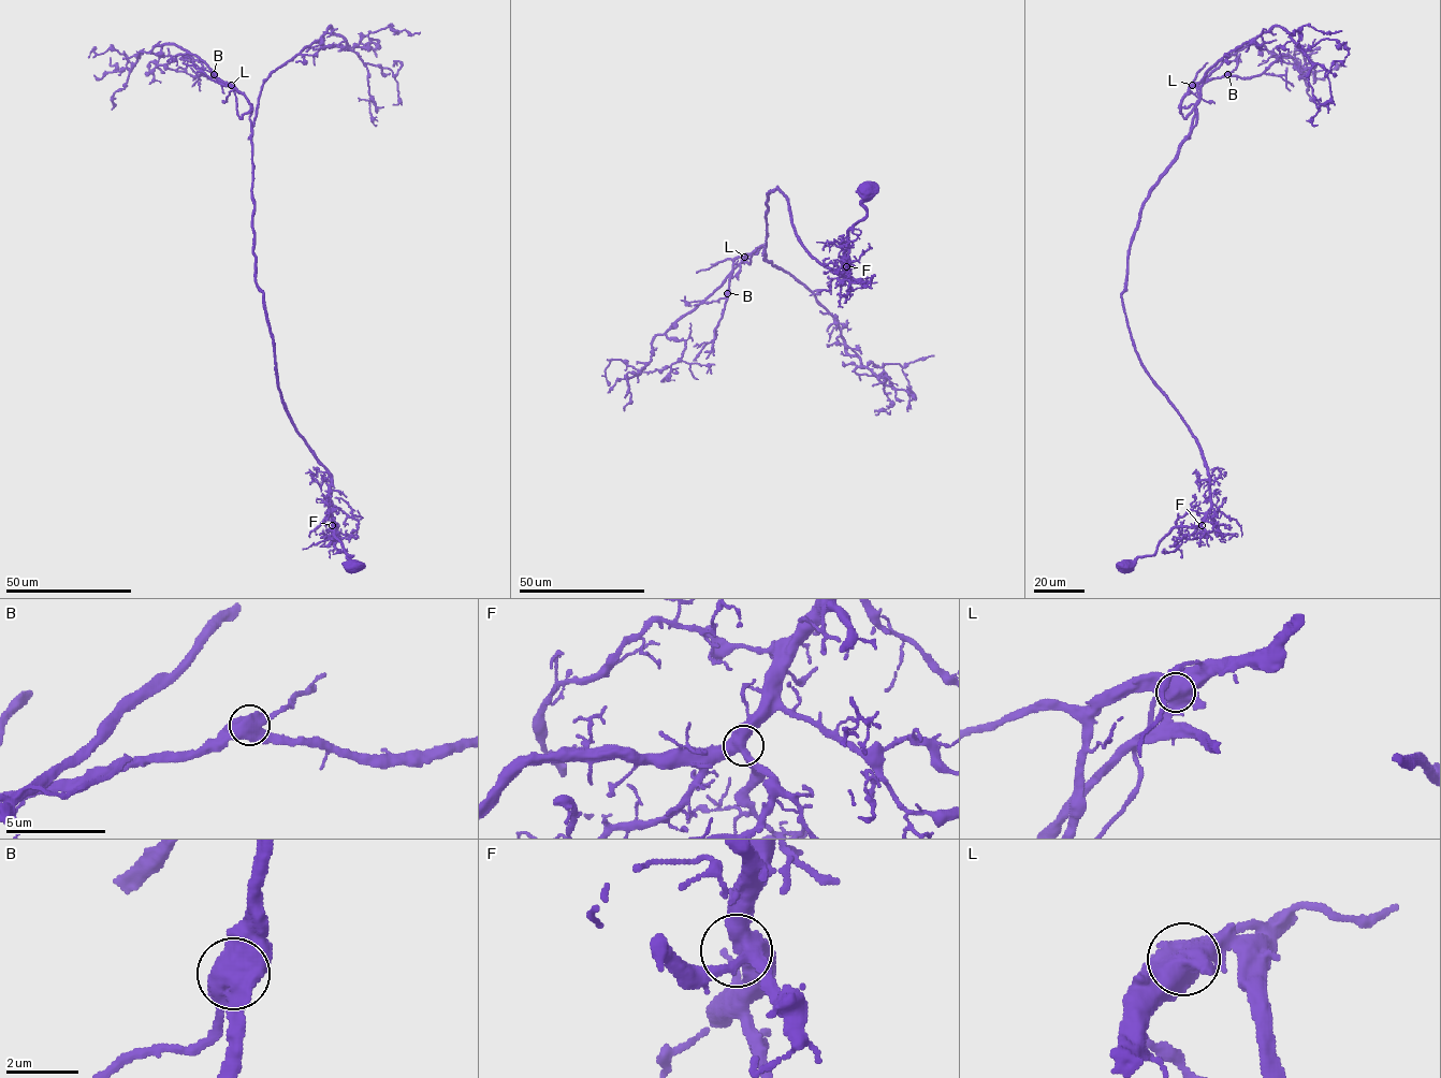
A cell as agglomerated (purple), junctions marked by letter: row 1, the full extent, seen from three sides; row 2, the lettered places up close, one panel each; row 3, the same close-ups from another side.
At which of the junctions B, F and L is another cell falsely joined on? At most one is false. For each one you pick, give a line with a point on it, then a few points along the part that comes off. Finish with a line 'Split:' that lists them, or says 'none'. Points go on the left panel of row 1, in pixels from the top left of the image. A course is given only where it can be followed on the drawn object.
L: Place: (231, 85). Course of the part to remove: (231, 85), (223, 85), (215, 75), (204, 75), (203, 64), (189, 55), (179, 58)
Split: L

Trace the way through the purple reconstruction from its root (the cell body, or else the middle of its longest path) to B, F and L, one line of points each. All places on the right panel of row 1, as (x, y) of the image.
B: (1124, 567), (1210, 506), (1203, 450), (1141, 362), (1122, 291), (1141, 203), (1190, 132), (1180, 101), (1227, 74)
F: (1124, 567), (1126, 570), (1138, 557), (1152, 555), (1158, 543), (1175, 527), (1202, 525)
L: (1124, 567), (1210, 506), (1203, 450), (1122, 297), (1192, 85)

